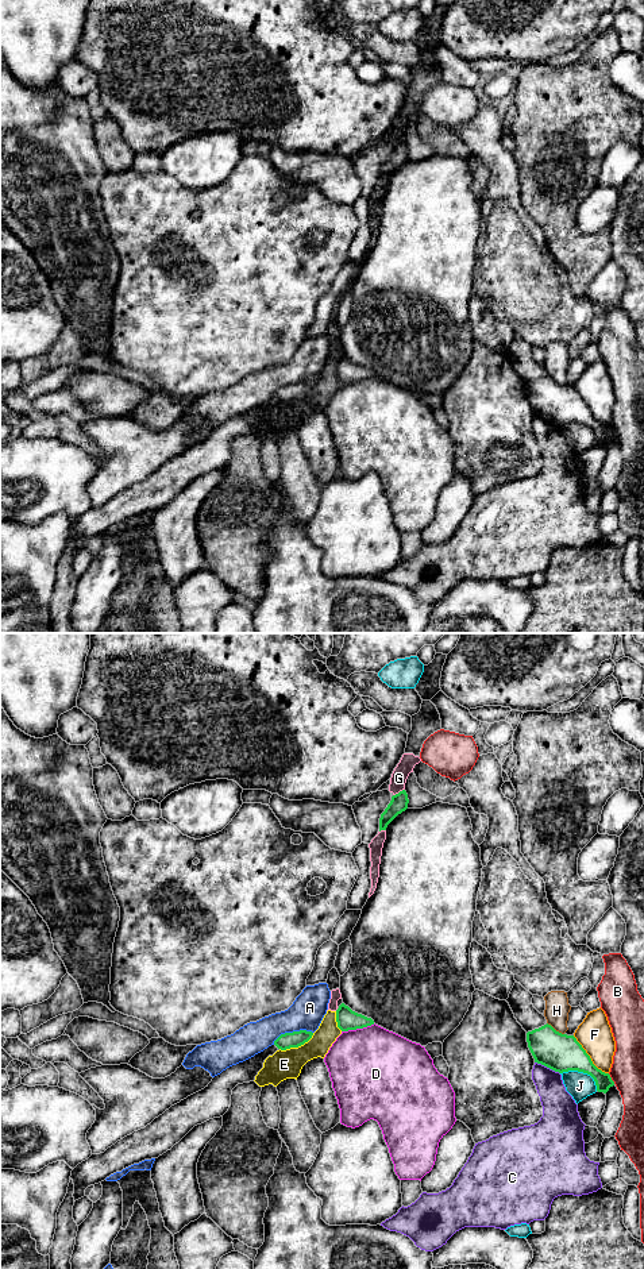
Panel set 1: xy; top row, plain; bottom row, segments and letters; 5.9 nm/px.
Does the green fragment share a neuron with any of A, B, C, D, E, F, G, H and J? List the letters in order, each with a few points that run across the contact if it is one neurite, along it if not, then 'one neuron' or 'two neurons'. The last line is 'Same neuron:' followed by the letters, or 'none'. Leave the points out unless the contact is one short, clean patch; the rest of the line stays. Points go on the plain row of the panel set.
A: two neurons
B: line xy (608, 425), (614, 435); two neurons
C: line xy (535, 413), (559, 425); two neurons
D: two neurons
E: two neurons
F: line xy (573, 388), (590, 412), (608, 425); two neurons
G: two neurons
H: two neurons
J: line xy (560, 424), (586, 424), (593, 431), (597, 442); two neurons
Same neuron: none

